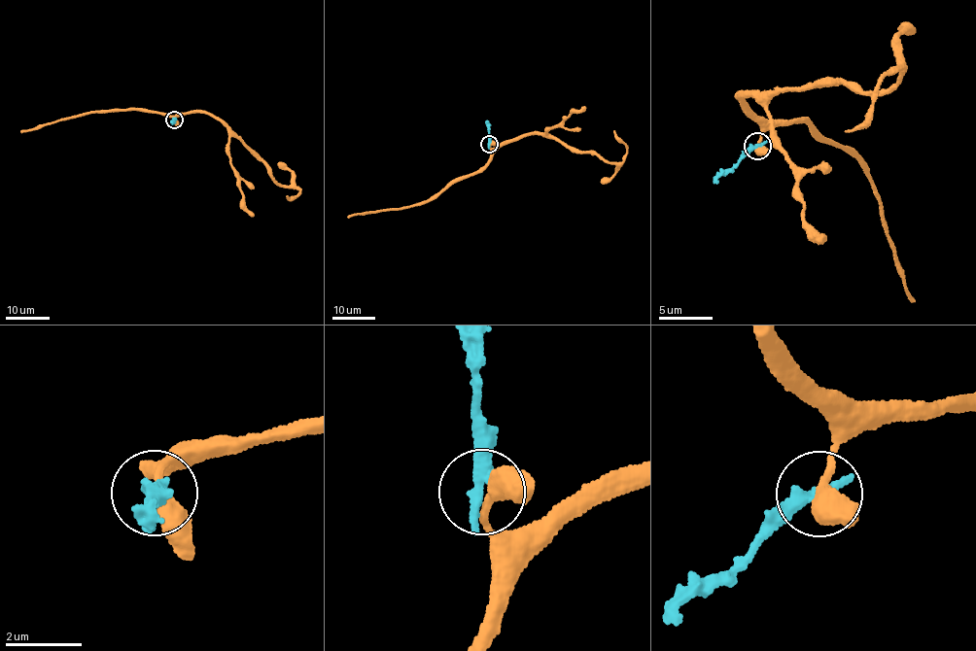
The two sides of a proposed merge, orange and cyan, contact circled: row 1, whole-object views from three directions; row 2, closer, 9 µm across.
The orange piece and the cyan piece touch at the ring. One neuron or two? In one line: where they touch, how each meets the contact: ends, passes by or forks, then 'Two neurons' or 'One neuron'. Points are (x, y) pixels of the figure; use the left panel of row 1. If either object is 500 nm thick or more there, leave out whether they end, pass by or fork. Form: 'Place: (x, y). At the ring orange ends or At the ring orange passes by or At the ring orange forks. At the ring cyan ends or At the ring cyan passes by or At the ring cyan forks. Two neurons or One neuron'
Place: (174, 119). At the ring orange passes by. At the ring cyan ends. Two neurons

